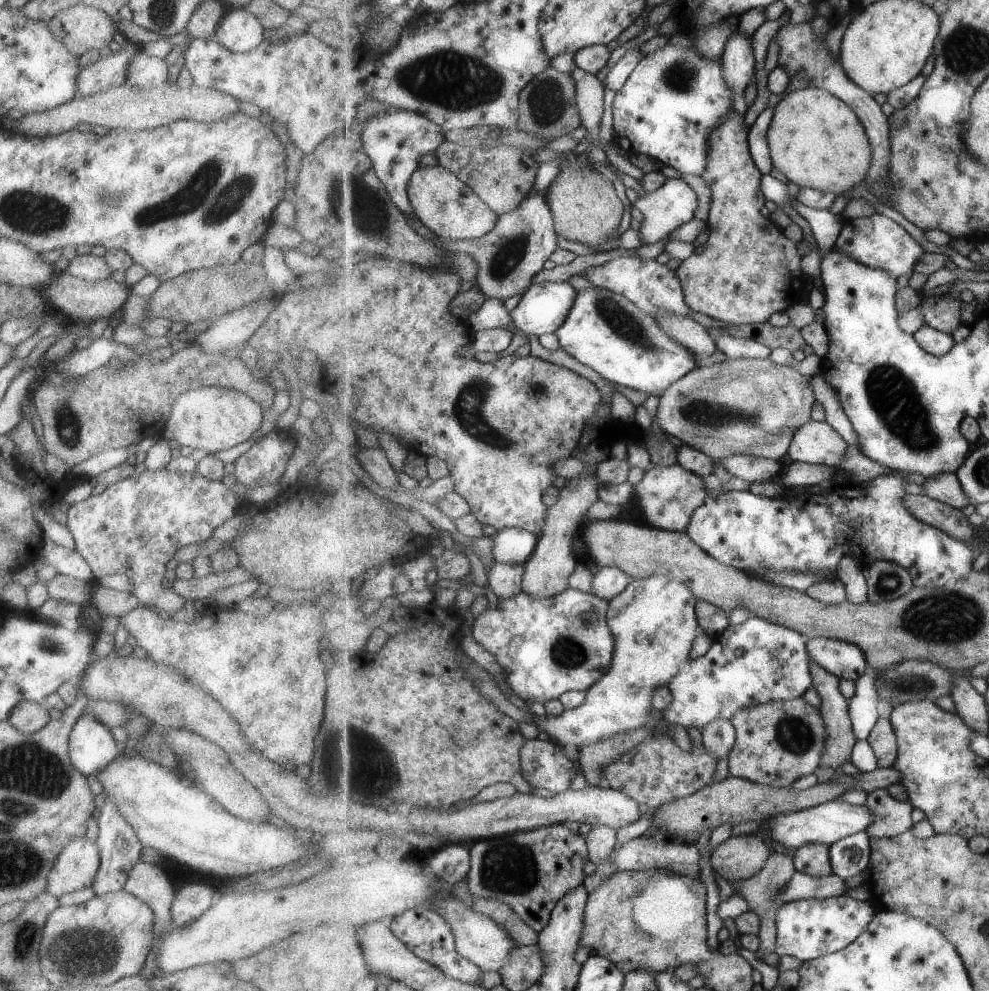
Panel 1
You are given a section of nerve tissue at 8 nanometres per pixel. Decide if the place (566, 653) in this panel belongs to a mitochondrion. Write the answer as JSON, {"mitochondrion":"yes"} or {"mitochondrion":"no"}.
{"mitochondrion":"yes"}

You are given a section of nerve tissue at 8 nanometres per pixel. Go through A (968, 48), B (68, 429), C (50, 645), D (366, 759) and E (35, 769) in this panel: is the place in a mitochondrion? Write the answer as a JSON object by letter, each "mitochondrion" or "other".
{"A":"mitochondrion","B":"mitochondrion","C":"mitochondrion","D":"mitochondrion","E":"mitochondrion"}

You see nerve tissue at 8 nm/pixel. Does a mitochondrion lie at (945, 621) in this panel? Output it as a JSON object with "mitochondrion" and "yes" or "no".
{"mitochondrion":"yes"}

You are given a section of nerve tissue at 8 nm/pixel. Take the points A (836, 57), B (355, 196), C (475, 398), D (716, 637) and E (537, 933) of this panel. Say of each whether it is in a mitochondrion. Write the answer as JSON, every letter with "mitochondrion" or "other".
{"A":"other","B":"mitochondrion","C":"mitochondrion","D":"other","E":"other"}

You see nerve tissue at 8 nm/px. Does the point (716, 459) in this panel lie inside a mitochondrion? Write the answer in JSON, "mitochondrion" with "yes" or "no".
{"mitochondrion":"no"}

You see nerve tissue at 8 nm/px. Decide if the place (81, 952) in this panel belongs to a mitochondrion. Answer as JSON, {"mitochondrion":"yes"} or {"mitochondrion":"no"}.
{"mitochondrion":"yes"}

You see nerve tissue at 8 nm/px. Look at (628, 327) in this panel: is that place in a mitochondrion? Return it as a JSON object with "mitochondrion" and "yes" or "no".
{"mitochondrion":"yes"}

